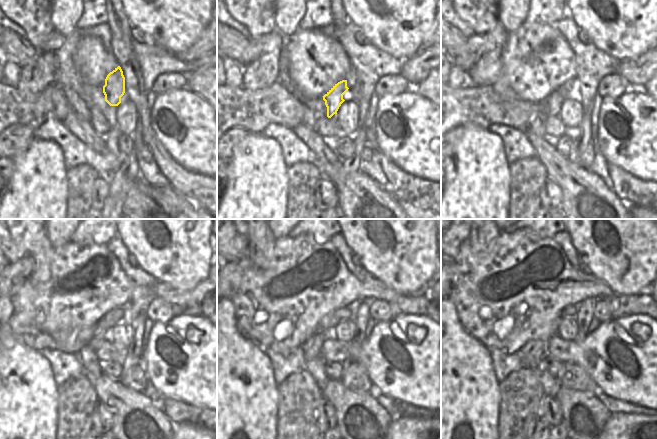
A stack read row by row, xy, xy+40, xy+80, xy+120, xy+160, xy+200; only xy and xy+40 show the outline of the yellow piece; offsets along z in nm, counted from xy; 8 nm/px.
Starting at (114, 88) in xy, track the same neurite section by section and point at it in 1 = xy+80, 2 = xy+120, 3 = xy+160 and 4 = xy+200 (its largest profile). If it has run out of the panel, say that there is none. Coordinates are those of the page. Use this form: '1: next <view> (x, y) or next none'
1: next xy+80 (555, 100)
2: next xy+120 (98, 337)
3: next xy+160 (311, 348)
4: next xy+200 (532, 352)

